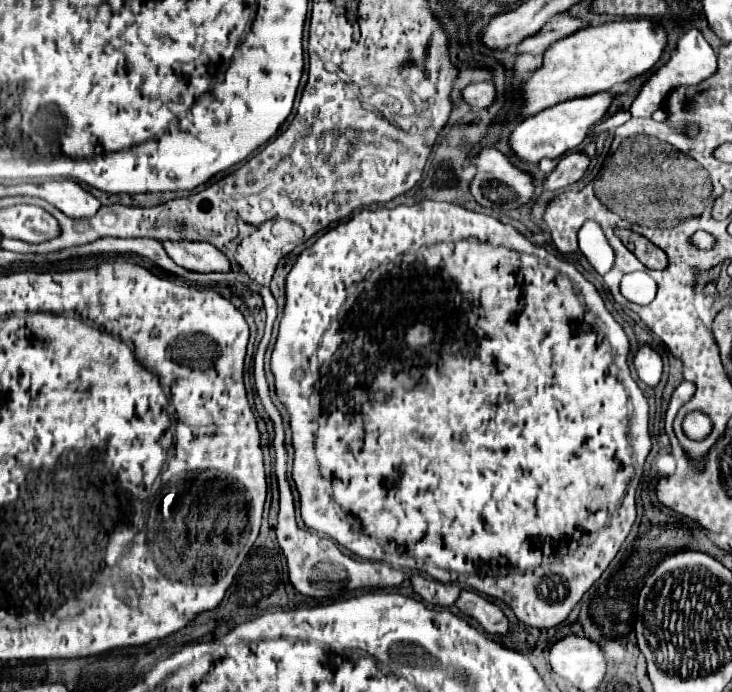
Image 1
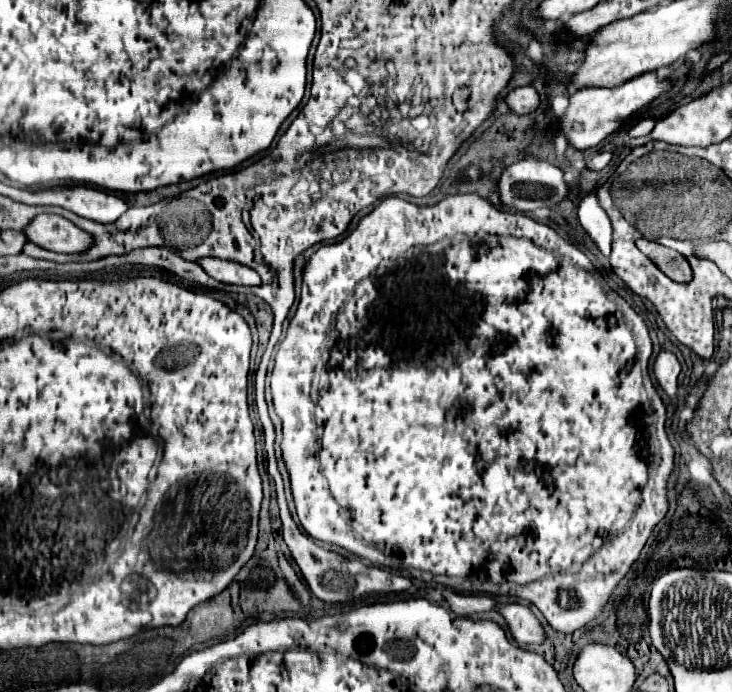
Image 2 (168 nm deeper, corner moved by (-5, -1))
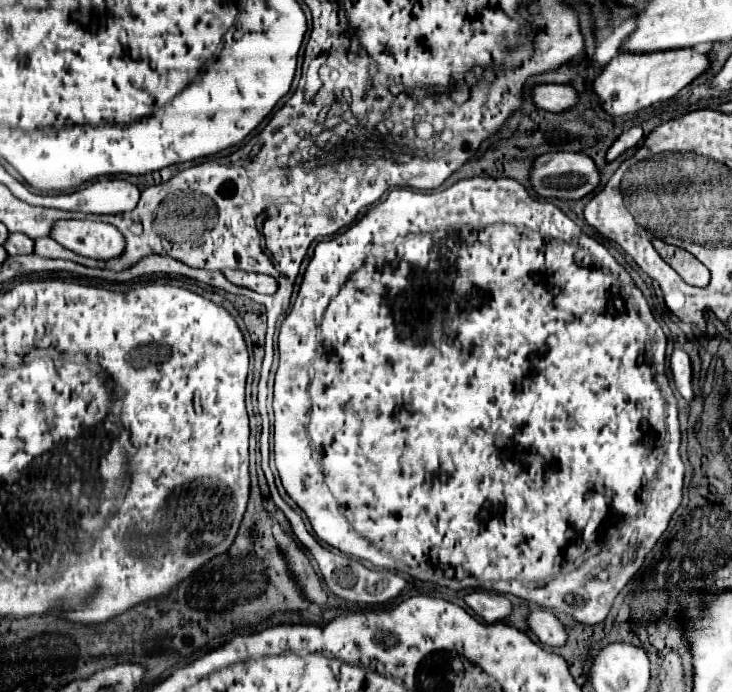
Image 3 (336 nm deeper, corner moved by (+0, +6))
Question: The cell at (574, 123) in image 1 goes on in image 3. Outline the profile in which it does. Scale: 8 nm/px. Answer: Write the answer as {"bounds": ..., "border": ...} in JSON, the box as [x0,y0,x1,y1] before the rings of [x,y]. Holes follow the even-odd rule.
{"bounds":[593,49,711,115],"border":[[[665,49],[657,53],[617,53],[611,63],[595,79],[593,89],[601,99],[601,105],[611,115],[633,115],[653,103],[673,99],[693,79],[711,69],[709,53],[695,49]]]}

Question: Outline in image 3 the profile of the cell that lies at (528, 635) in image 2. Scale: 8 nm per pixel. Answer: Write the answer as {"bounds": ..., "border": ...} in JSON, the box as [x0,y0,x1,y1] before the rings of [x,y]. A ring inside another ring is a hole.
{"bounds":[527,609,567,647],"border":[[[537,609],[529,613],[527,623],[545,647],[563,647],[567,643],[567,629],[551,611]]]}

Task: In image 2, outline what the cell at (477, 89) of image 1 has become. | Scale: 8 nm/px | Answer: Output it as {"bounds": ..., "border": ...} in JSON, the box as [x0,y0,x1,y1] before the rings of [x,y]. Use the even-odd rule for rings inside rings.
{"bounds":[504,86,538,114],"border":[[[532,86],[514,88],[514,90],[506,92],[504,102],[508,104],[508,108],[514,114],[528,114],[538,106],[538,94],[536,94],[536,90]]]}

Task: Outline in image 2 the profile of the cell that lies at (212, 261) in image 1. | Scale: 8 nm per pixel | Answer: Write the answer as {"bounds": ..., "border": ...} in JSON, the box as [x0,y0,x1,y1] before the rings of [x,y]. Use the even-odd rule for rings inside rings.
{"bounds":[196,258,260,284],"border":[[[200,258],[196,260],[196,264],[200,264],[204,268],[204,272],[208,272],[208,276],[212,276],[214,280],[220,282],[228,282],[228,284],[260,284],[260,276],[244,266],[238,264],[234,260],[220,260],[220,258]]]}

